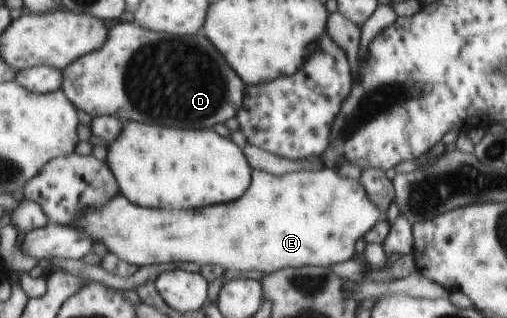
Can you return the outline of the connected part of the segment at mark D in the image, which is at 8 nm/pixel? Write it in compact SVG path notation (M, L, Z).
M135 20L132 22L121 22L116 24L109 31L109 38L107 38L107 42L105 42L105 46L103 46L101 50L78 58L63 71L53 66L40 66L25 69L19 71L16 81L19 82L21 86L27 88L29 92L33 93L47 94L50 92L59 92L59 90L63 89L65 94L69 97L69 100L71 100L79 110L83 110L83 112L90 114L92 118L97 116L112 116L119 118L119 120L124 123L137 121L155 124L155 122L157 122L157 96L161 96L161 126L185 126L185 128L212 128L215 124L225 124L227 120L236 116L235 112L237 112L237 108L241 106L241 101L244 100L245 94L244 82L241 82L241 78L233 72L233 69L230 66L225 64L225 60L221 58L220 51L205 38L202 29L192 35L171 35L169 33L147 30L147 28L144 28Z

